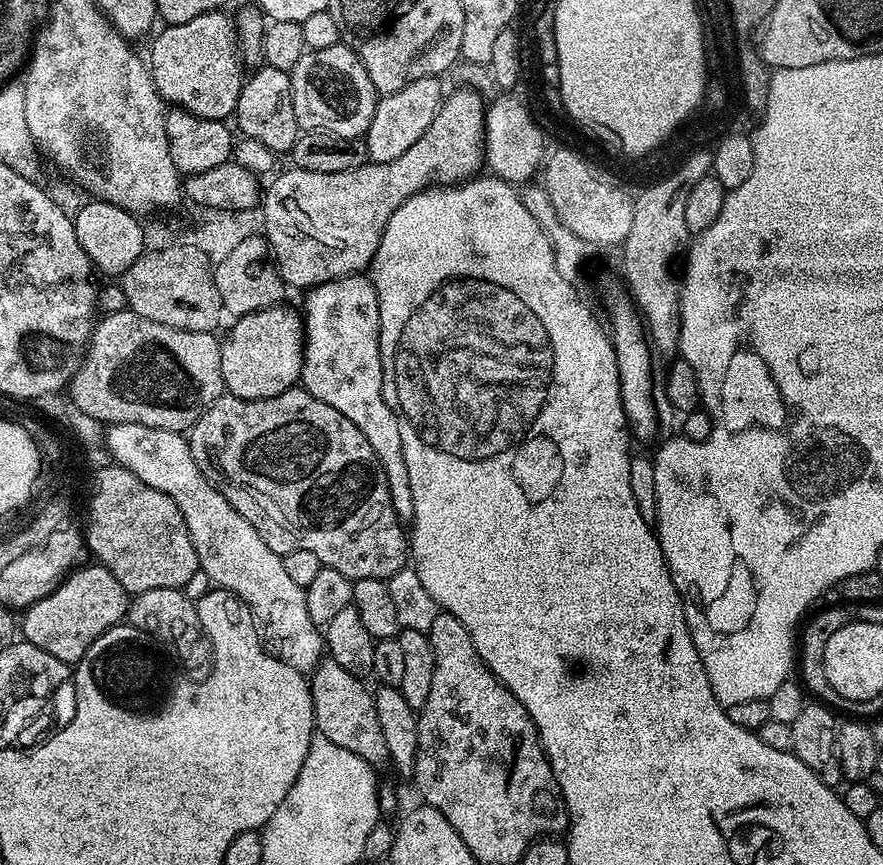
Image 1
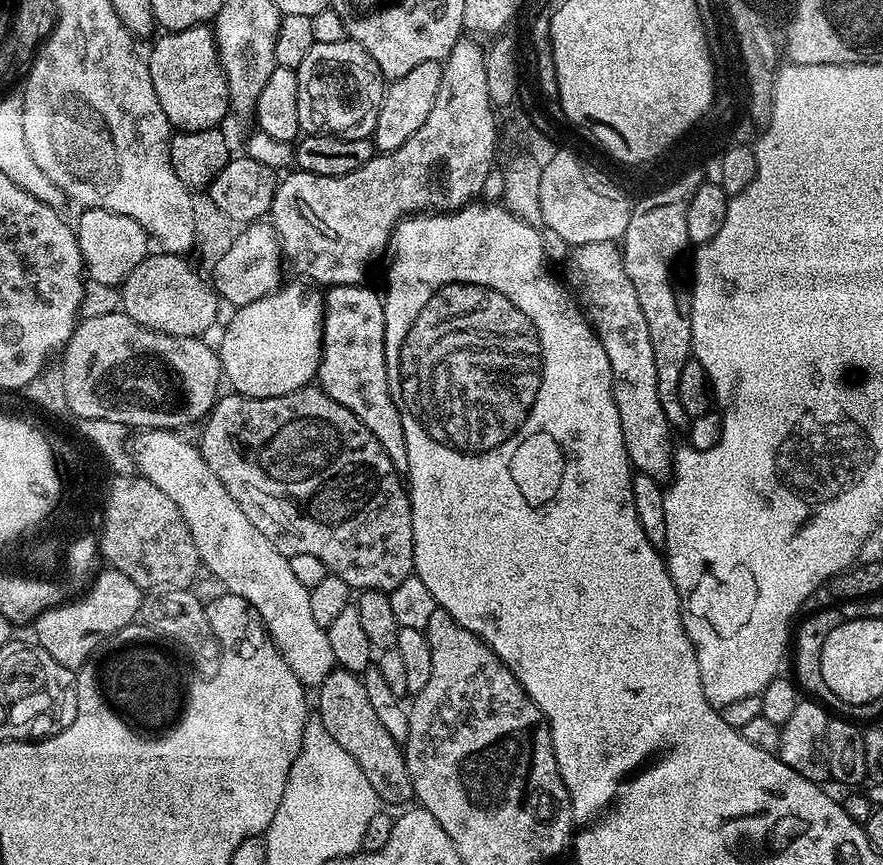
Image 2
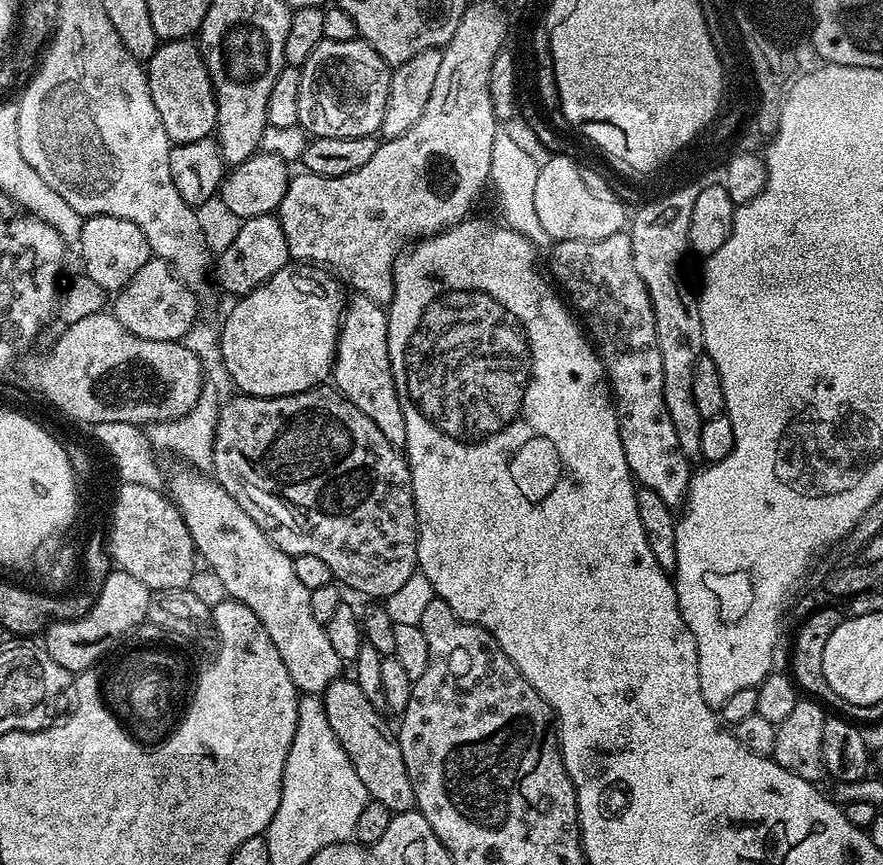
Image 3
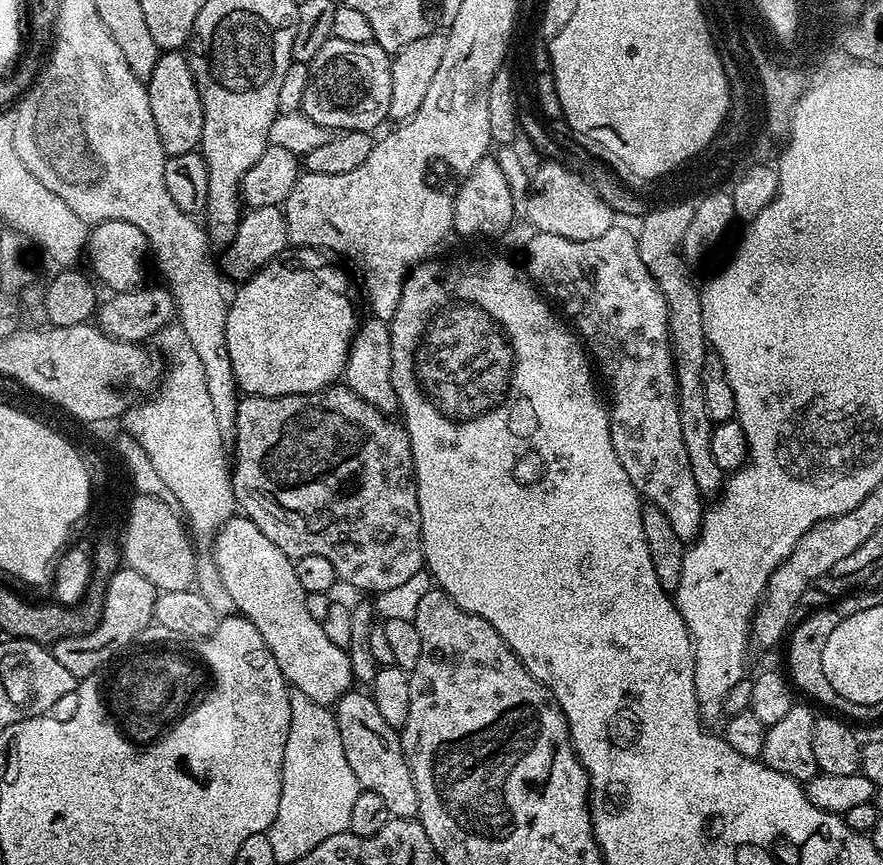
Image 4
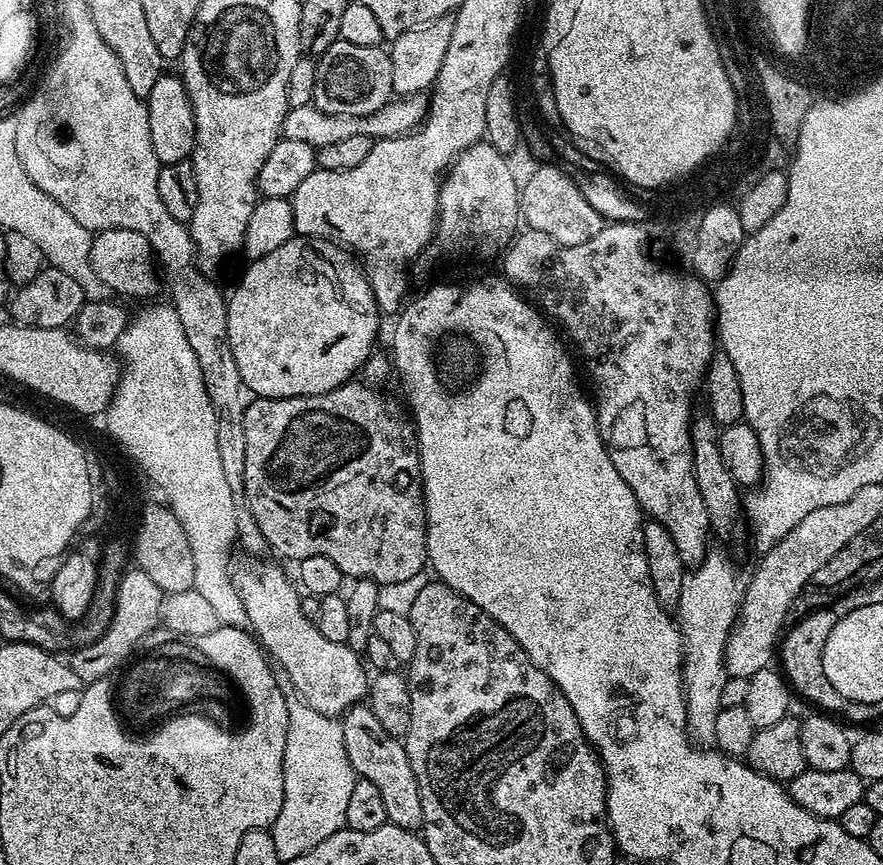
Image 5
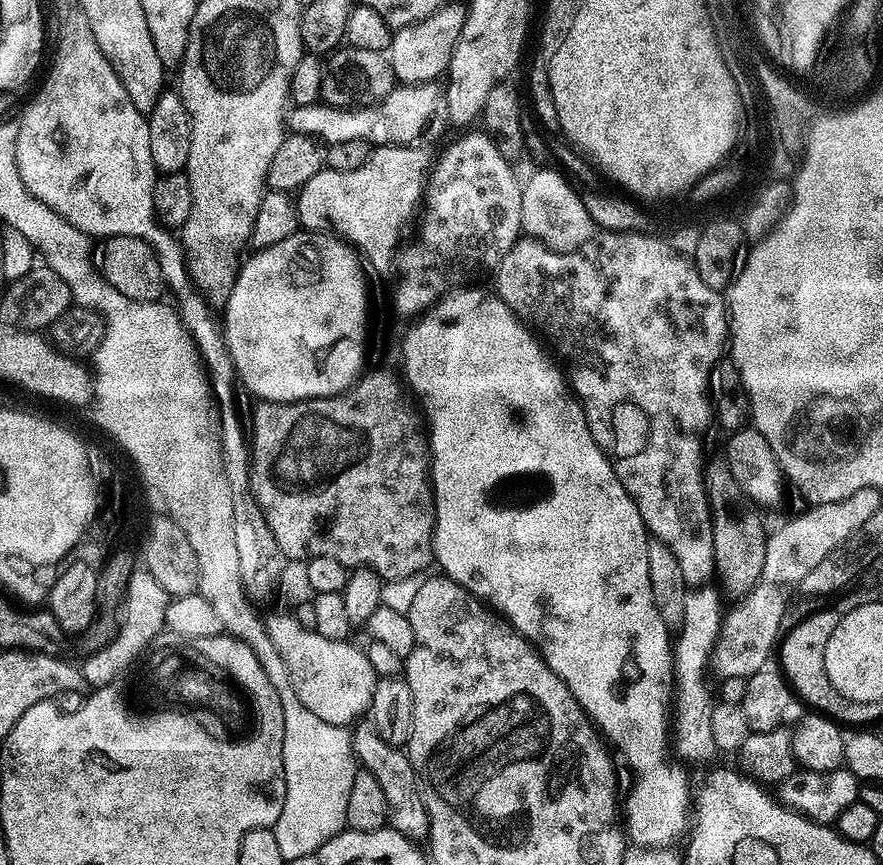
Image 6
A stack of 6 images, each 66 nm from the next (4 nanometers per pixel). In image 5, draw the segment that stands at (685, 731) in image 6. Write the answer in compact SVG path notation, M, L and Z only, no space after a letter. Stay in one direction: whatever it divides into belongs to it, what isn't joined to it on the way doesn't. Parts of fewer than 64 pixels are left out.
M716 550L695 565L693 574L685 575L678 620L682 625L684 643L684 723L686 731L693 741L700 746L708 746L715 741L714 722L721 710L720 686L729 678L724 663L724 647L736 613L740 611L741 589L736 589L736 568Z

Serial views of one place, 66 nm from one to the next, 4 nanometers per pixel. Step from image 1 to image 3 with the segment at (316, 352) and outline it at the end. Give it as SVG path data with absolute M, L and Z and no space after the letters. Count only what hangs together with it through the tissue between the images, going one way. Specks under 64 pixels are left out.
M356 294L353 300L347 301L342 312L342 323L340 325L340 337L336 343L336 359L332 361L332 371L330 373L331 383L336 391L343 394L346 400L354 402L382 434L386 434L386 440L396 448L403 449L406 442L406 418L402 418L402 406L398 402L398 394L394 386L392 377L392 367L390 366L390 354L388 353L388 314L386 308L378 302L372 302L370 298Z

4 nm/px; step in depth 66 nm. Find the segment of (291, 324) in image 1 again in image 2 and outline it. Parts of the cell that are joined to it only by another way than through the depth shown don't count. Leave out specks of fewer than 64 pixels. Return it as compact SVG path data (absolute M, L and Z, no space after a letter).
M285 283L266 298L250 302L231 313L233 316L224 328L224 337L218 343L218 355L223 379L235 395L247 396L250 400L274 398L307 388L316 380L320 350L324 345L324 296L307 283L296 283L300 284Z

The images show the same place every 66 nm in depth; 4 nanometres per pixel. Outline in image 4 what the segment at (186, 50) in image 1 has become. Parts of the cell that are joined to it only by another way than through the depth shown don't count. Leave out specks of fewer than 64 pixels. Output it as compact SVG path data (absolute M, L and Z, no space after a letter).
M180 50L161 51L146 87L150 98L150 114L154 114L154 126L158 126L158 142L162 142L165 157L197 151L202 138L204 107L187 55Z

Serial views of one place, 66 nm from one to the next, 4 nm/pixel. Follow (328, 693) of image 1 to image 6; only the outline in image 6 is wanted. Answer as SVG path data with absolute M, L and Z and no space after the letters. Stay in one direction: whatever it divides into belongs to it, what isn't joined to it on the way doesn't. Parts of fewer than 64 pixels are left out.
M360 722L355 725L352 732L352 748L356 752L359 767L374 774L374 778L378 778L378 786L382 786L382 794L386 794L388 824L391 828L407 840L423 841L428 834L428 815L424 797L420 794L416 771L407 755L397 745L384 741L371 722Z

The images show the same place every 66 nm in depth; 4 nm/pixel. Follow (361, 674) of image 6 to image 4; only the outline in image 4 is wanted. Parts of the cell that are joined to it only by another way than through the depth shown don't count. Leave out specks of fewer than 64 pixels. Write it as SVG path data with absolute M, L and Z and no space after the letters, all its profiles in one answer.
M243 514L231 516L220 527L210 551L218 566L218 574L222 574L222 583L232 599L233 609L239 615L248 617L250 622L254 622L254 626L258 626L258 634L262 634L270 654L274 654L274 662L278 662L289 685L302 690L306 698L319 704L332 706L337 700L341 700L354 684L350 658L345 649L334 646L334 642L326 638L323 623L310 618L310 610L306 610L304 601L306 593L298 583L296 565L290 557L278 550L278 546L274 546L274 542L270 542L270 538L266 538L266 534L262 534L262 530L258 530L258 526L254 526L254 522Z

